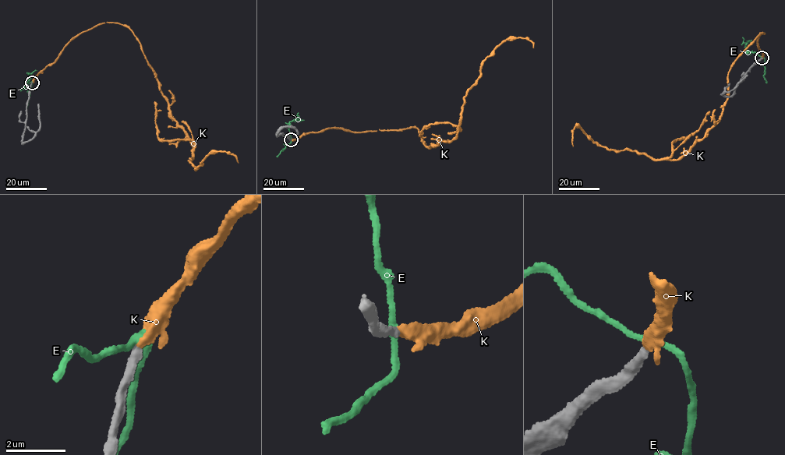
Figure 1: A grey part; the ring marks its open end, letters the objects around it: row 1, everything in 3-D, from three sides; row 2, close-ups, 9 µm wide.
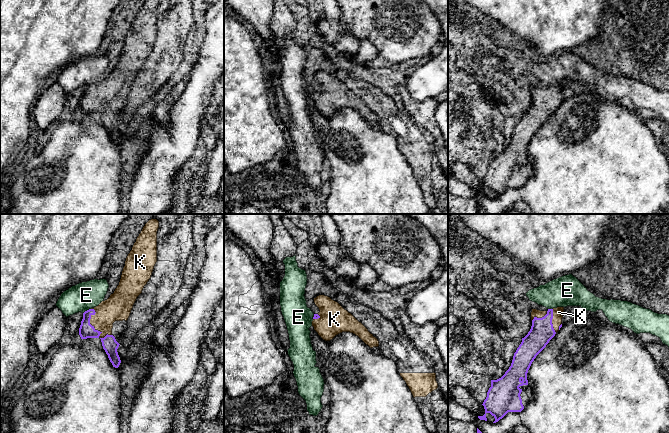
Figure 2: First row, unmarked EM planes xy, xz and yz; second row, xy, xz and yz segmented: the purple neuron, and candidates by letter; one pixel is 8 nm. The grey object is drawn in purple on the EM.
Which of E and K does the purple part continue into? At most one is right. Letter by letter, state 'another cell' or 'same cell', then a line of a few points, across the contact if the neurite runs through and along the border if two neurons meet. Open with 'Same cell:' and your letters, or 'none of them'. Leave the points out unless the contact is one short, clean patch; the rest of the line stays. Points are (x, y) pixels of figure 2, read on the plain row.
Same cell: K
E: another cell; line xy (90, 84), (83, 89)
K: same cell; line xy (86, 106), (94, 104), (117, 83)

